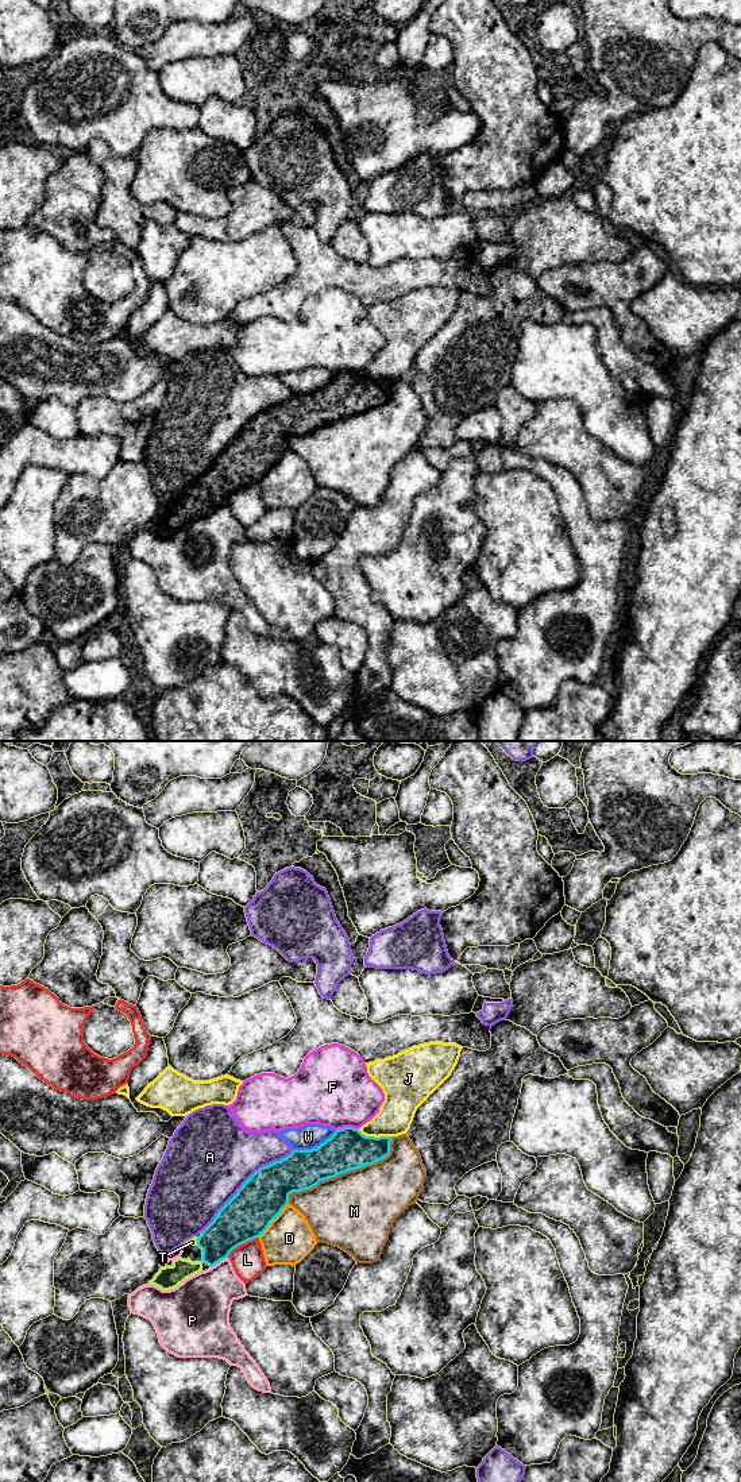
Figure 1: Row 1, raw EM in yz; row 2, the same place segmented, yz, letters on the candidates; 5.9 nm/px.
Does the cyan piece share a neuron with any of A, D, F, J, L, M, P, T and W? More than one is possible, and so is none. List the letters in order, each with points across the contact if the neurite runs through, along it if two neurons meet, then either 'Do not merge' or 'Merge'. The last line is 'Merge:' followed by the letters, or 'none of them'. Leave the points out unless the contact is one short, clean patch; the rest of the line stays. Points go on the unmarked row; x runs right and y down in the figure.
A: Do not merge
D: Boundary: yz (288, 447), (258, 481). Do not merge
F: Do not merge
J: Do not merge
L: Do not merge
M: Do not merge
P: Boundary: yz (227, 501), (211, 512). Do not merge
T: Path across: yz (235, 469), (216, 486), (197, 486), (192, 486). Merge
W: Do not merge
Merge: T

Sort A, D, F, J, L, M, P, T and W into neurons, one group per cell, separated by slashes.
A / D / F / J / L / M / P / T / W

